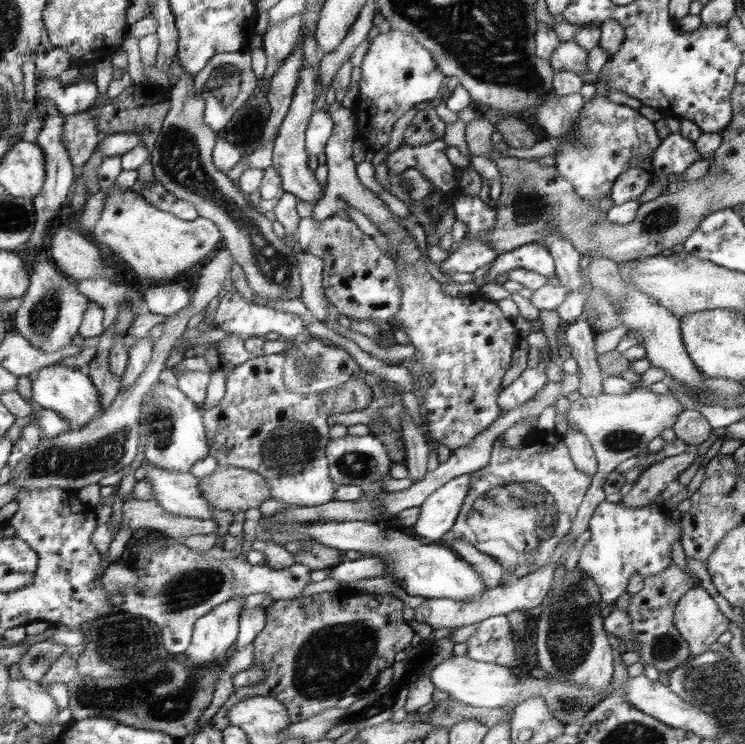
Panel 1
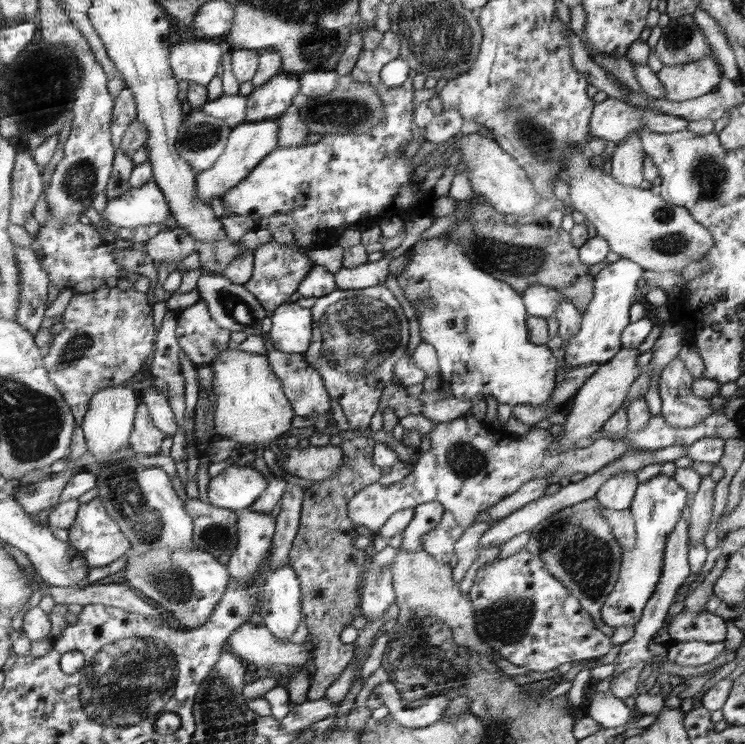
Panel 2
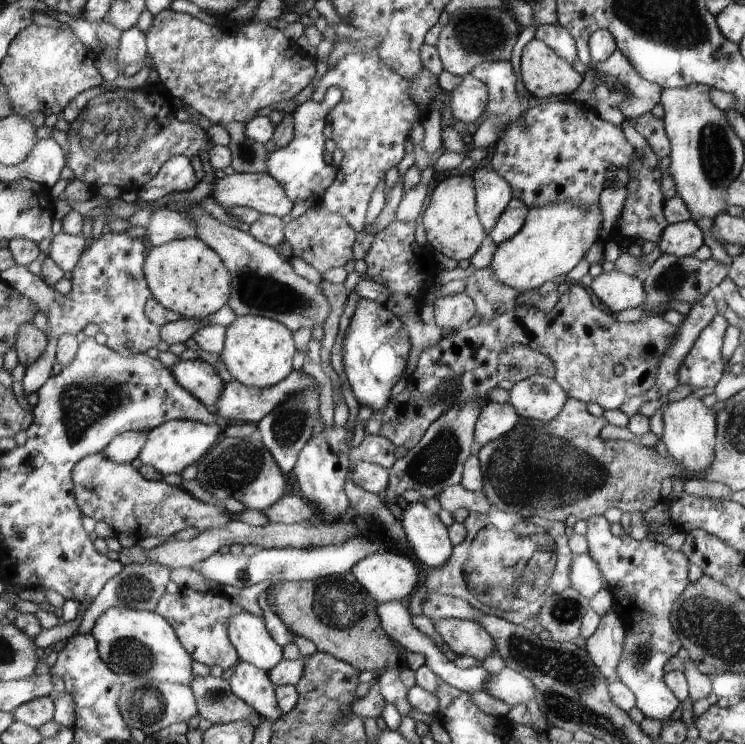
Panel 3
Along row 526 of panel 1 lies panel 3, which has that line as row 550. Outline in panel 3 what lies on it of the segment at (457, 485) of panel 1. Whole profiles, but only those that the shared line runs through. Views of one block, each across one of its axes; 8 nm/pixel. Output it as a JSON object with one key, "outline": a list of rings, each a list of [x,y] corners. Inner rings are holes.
{"outline":[[[408,502],[399,519],[414,555],[424,567],[442,568],[455,552],[450,529],[422,502]]]}

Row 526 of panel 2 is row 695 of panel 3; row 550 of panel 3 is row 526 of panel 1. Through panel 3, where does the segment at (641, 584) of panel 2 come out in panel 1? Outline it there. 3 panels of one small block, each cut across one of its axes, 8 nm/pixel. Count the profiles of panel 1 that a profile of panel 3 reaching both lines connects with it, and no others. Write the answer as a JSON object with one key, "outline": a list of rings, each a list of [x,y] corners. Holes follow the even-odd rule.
{"outline":[[[607,501],[596,507],[594,515],[590,518],[588,531],[591,536],[579,552],[577,568],[599,585],[603,604],[616,601],[620,594],[626,592],[626,586],[634,572],[638,572],[644,580],[671,567],[672,544],[680,540],[682,532],[672,524],[670,514],[660,510],[658,503],[636,508]]]}

